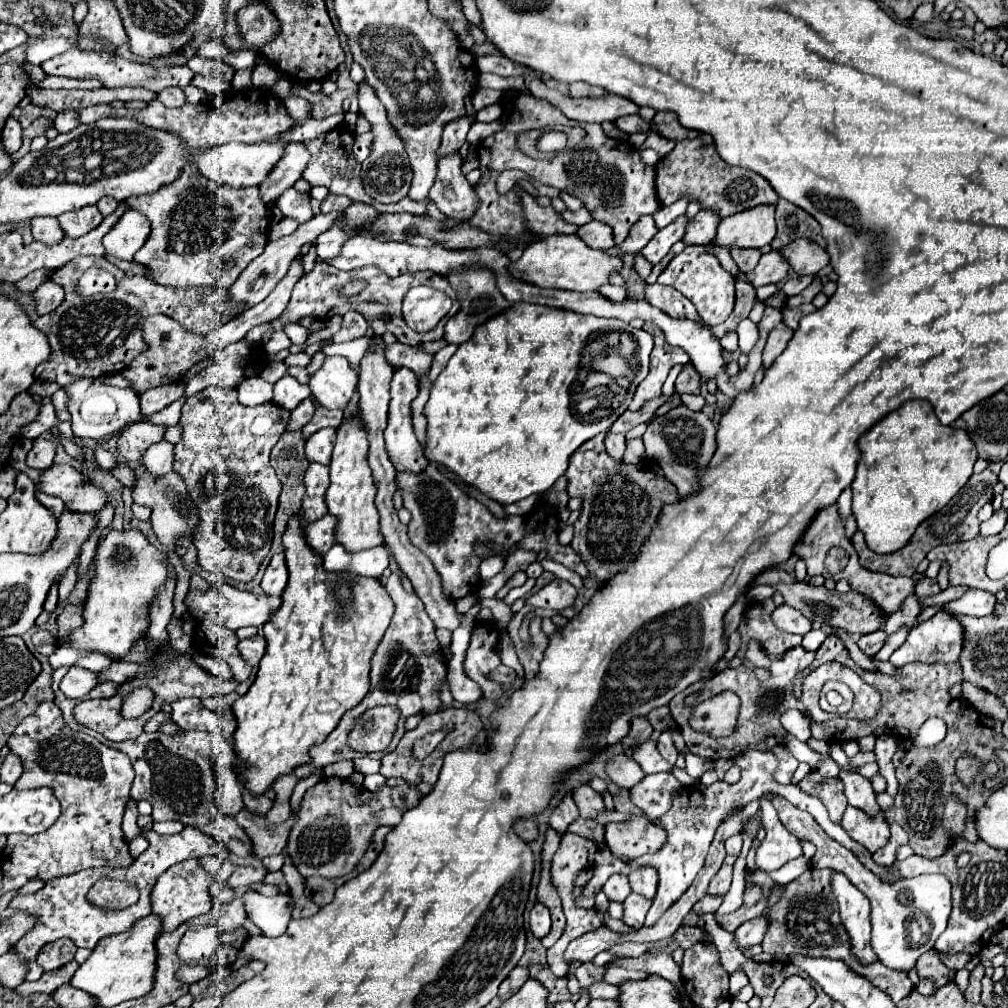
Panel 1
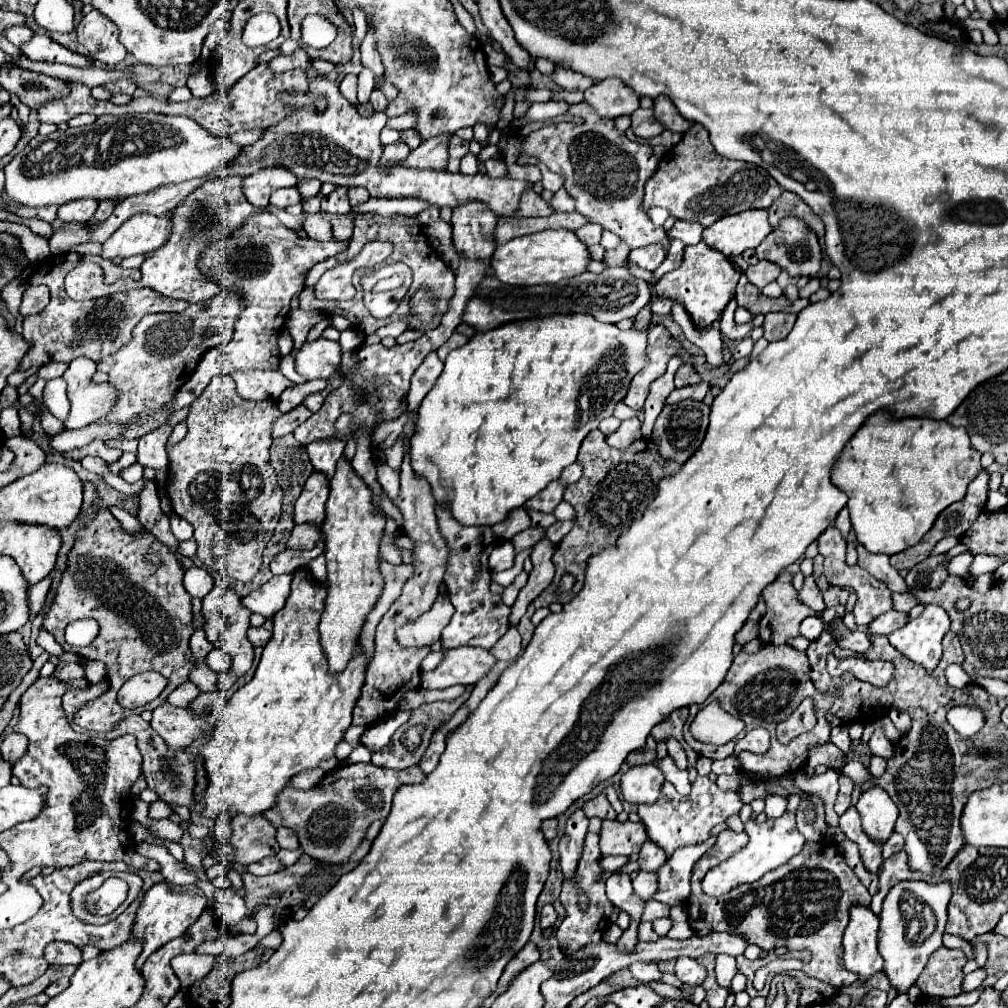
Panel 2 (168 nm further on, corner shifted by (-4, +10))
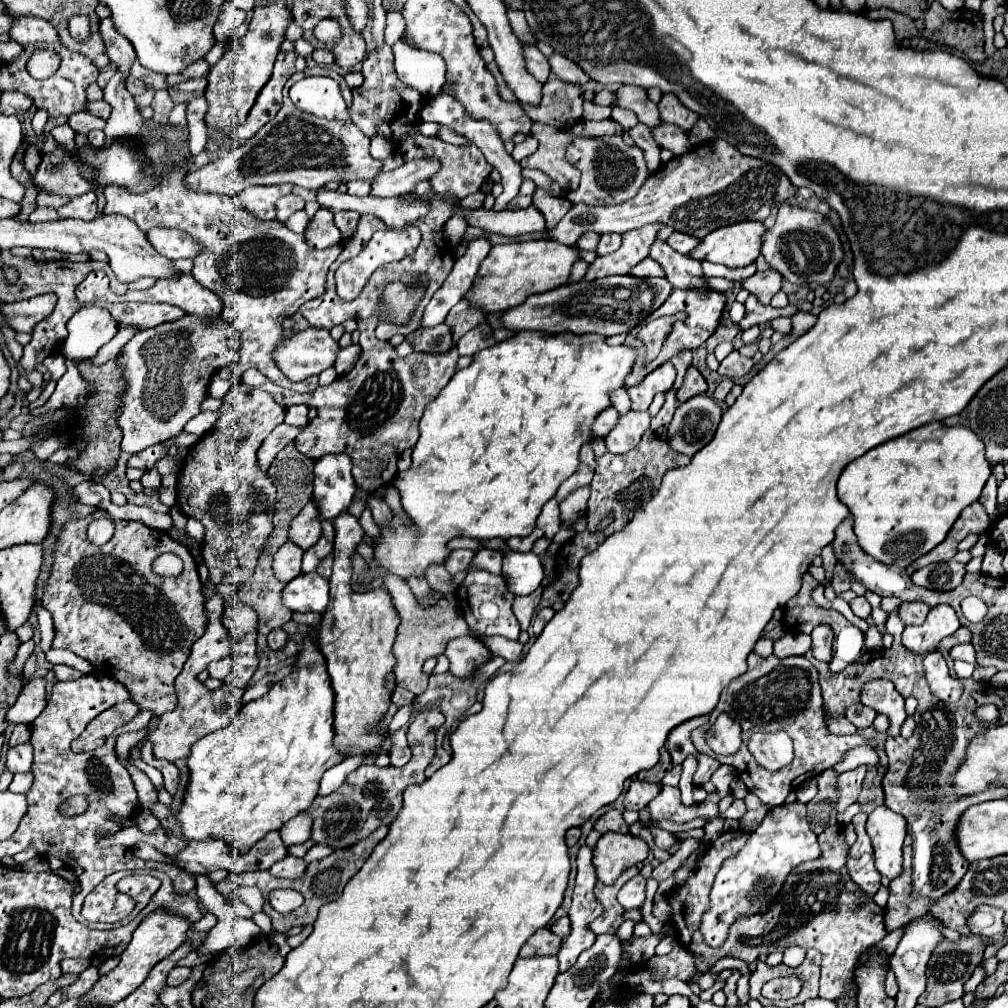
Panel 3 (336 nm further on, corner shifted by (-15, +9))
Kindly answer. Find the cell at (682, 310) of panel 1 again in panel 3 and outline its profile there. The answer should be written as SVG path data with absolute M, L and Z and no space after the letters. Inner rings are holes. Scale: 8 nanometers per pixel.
M734 351L720 363L718 373L724 377L732 377L732 379L744 379L752 371L752 367L754 367L752 359L744 359L740 353Z

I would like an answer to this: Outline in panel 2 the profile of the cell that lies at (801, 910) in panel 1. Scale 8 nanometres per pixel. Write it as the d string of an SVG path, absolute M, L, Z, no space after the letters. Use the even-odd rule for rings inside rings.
M723 830L719 834L717 842L715 842L717 852L713 856L705 856L699 862L696 862L691 876L691 896L687 900L687 914L689 914L691 928L699 936L705 936L709 930L715 930L715 932L741 932L751 944L757 944L757 946L761 946L765 950L773 950L777 946L787 946L789 950L807 950L811 954L811 960L803 968L805 968L805 972L809 976L831 982L835 988L841 988L845 984L855 982L857 974L849 972L845 968L845 964L843 964L841 938L843 938L843 930L845 930L845 926L849 922L851 904L869 904L871 894L863 888L863 884L859 882L855 872L847 866L843 854L835 846L835 842L829 840L829 838L823 838L819 842L807 842L797 856L793 856L789 862L775 868L773 872L765 874L757 882L741 884L741 886L733 888L733 892L727 892L725 896L719 896L719 898L705 896L705 892L701 892L701 880L703 880L708 870L719 865L723 860L727 860L729 856L733 856L747 842L749 842L749 838L747 838L745 832L737 834L737 832L731 832L731 830Z

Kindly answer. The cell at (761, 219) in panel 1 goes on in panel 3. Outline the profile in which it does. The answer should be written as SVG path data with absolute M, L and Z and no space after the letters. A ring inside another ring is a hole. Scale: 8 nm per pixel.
M742 221L720 227L708 233L708 237L704 237L698 247L688 253L688 257L696 261L720 263L730 269L746 267L760 255L764 231L766 227L758 221Z

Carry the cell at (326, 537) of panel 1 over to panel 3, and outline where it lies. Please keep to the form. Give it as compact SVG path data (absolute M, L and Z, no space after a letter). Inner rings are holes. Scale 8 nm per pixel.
M284 543L274 557L272 563L274 575L280 583L292 581L292 577L298 577L302 573L302 549L294 543Z

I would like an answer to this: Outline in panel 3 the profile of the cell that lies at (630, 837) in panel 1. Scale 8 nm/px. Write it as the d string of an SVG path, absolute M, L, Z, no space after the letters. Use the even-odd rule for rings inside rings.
M608 833L602 835L594 847L594 867L596 877L604 885L612 885L622 871L634 867L638 861L644 861L648 855L648 845L644 839L634 835Z

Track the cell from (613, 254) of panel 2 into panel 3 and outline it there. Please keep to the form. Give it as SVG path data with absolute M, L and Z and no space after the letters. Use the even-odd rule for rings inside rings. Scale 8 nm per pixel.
M646 225L622 235L622 245L610 255L596 257L584 275L586 281L610 277L610 275L628 275L630 269L650 255L650 245L656 239L656 233L662 225Z

